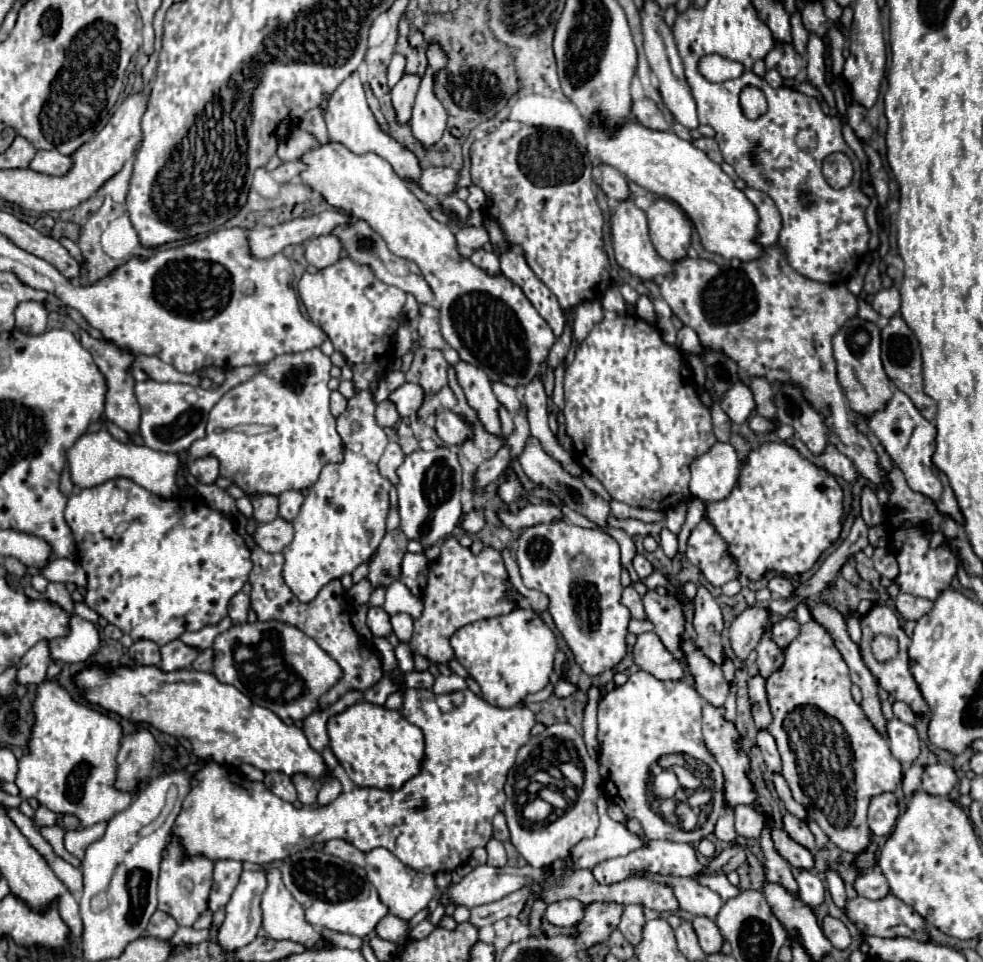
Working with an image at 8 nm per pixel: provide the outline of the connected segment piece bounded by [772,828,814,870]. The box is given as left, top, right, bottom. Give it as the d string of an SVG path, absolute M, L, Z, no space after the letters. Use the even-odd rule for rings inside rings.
M774 830L772 832L772 840L776 844L776 850L796 868L802 870L812 870L814 868L814 856L810 850L806 850L804 846L800 846L798 842L794 842L784 830Z

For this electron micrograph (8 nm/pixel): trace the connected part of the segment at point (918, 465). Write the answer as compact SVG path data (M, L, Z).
M896 390L882 412L874 412L872 416L868 416L868 430L880 440L880 444L884 446L884 450L892 458L894 466L898 466L902 470L910 490L930 498L942 516L950 516L958 524L964 522L962 512L956 502L956 496L954 496L954 490L950 488L946 474L942 474L942 470L938 470L932 462L932 454L936 450L936 426L932 422L928 422L916 410L912 400L904 392Z

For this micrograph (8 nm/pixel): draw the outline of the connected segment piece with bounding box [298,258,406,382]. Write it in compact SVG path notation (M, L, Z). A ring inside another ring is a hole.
M342 258L316 274L306 272L298 282L298 294L310 320L328 334L334 350L340 350L346 356L346 363L354 373L352 382L379 382L380 363L376 362L386 356L388 364L388 356L392 354L392 334L396 332L406 294L380 282L368 266L360 266L350 258Z

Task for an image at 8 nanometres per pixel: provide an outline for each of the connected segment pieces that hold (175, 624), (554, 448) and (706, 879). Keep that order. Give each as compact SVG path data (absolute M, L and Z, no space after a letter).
M118 478L118 480L110 480L104 482L100 486L94 488L86 488L80 494L72 494L68 498L66 504L66 522L74 534L76 540L76 548L78 548L78 564L84 568L86 576L88 576L88 586L86 586L86 596L84 602L96 610L102 618L106 618L110 624L118 626L124 634L128 634L132 640L152 640L158 642L158 646L164 646L176 638L180 638L184 632L194 632L200 630L208 624L218 624L220 620L224 620L228 616L228 602L230 598L242 590L242 586L248 580L248 574L252 570L252 560L250 560L250 550L246 548L242 536L238 536L236 526L230 518L226 518L224 514L208 508L206 504L196 504L192 512L186 512L184 506L178 500L164 500L148 490L144 490L142 486L134 484L132 480L126 478Z
M534 378L528 386L526 386L526 394L522 400L524 408L526 408L526 416L530 422L530 434L536 436L544 450L556 458L572 476L580 476L582 474L582 466L576 462L576 458L566 452L556 436L552 434L552 430L548 428L548 404L546 404L546 392L544 392L544 382L538 378Z
M704 872L704 874L698 876L696 882L706 886L706 888L710 888L712 892L716 892L722 900L730 900L730 898L734 898L740 892L736 886L732 886L728 882L726 874L708 874L708 872Z

